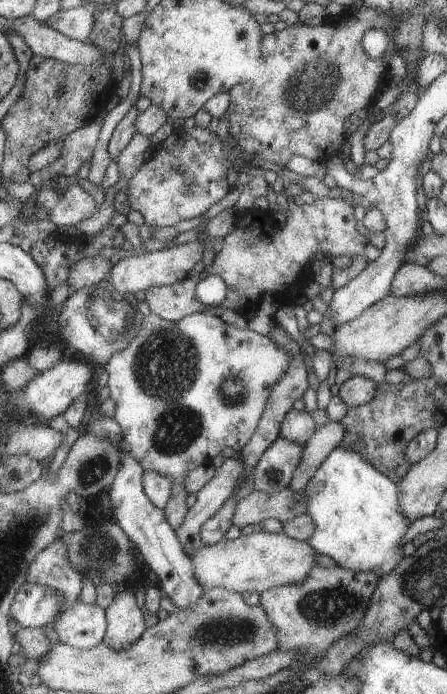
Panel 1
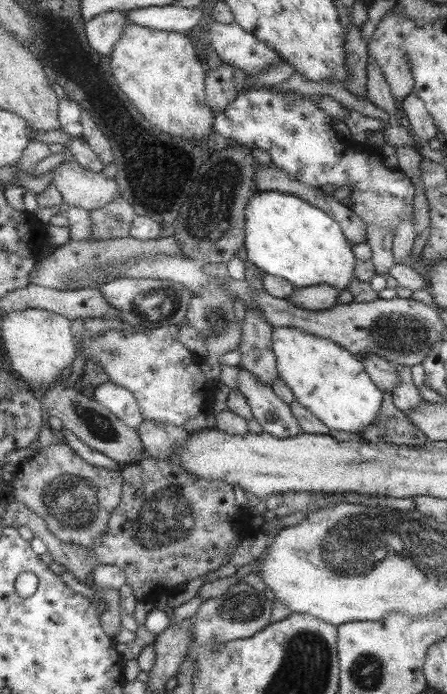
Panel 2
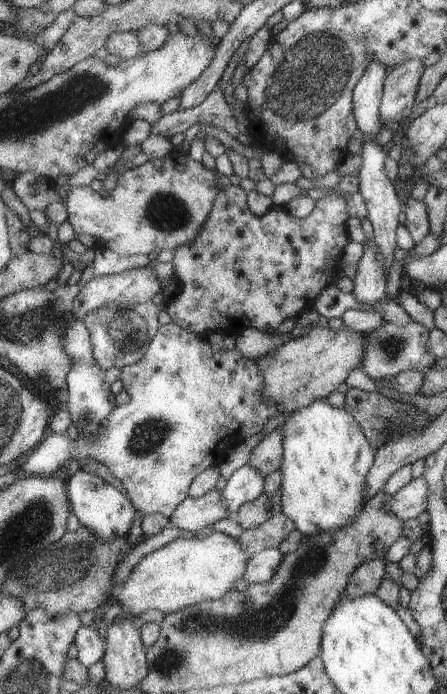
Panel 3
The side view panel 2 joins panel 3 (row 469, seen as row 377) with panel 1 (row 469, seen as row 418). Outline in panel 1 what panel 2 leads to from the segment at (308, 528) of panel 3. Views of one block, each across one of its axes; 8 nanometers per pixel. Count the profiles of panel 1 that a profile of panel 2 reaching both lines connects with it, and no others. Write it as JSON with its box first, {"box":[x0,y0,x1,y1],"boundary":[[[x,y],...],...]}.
{"box":[301,444,410,577],"boundary":[[[337,444],[319,464],[311,479],[307,480],[301,494],[307,500],[305,514],[314,521],[314,535],[307,540],[307,544],[315,553],[333,559],[338,567],[359,571],[373,570],[379,577],[398,567],[399,560],[403,558],[402,539],[410,522],[399,512],[397,485],[385,474],[379,473],[359,452]]]}

